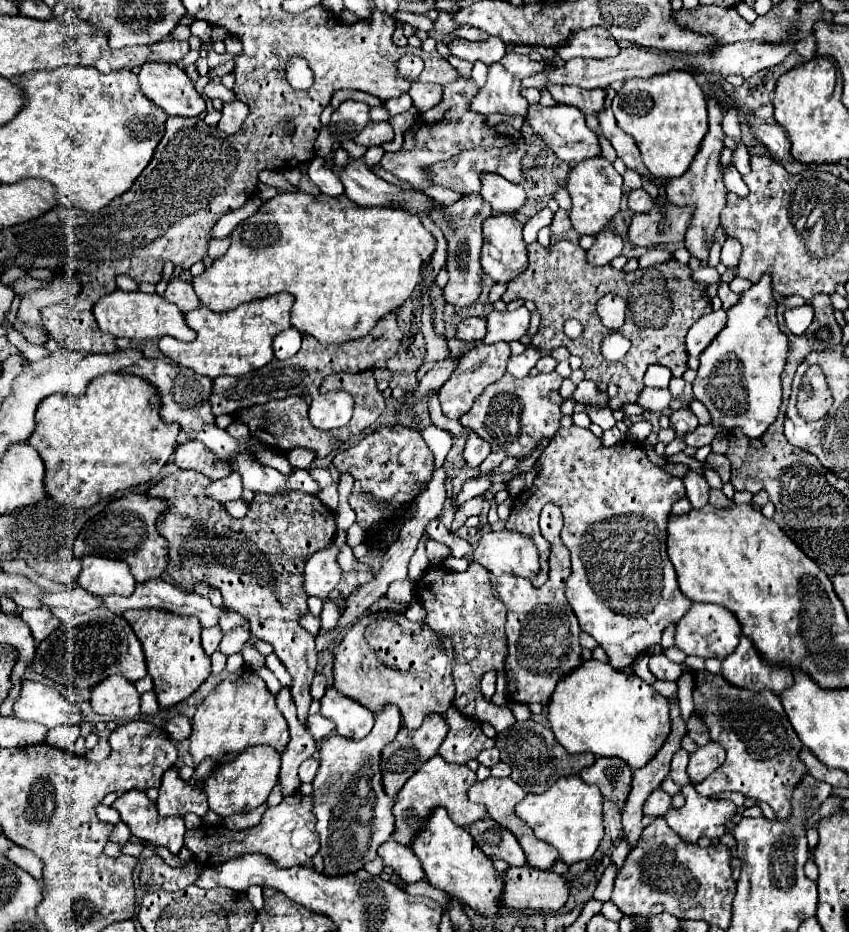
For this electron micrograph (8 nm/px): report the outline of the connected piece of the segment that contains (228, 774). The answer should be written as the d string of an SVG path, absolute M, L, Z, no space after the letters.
M251 746L243 750L235 760L215 768L213 774L207 778L205 792L209 798L209 808L221 818L227 818L231 814L249 812L261 806L275 788L275 784L279 782L279 766L281 766L281 754L275 748Z

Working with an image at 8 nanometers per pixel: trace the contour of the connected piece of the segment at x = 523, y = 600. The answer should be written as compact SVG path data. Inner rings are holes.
M547 504L541 512L541 534L553 542L553 550L549 554L549 580L543 588L533 588L529 580L515 580L515 576L497 578L499 598L507 606L507 700L515 700L519 704L539 702L547 706L557 682L583 662L583 648L579 644L581 628L563 592L565 578L571 574L571 568L569 552L561 542L561 528L563 518L559 508L555 504Z

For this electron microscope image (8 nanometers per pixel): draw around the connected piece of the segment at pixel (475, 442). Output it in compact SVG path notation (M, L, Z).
M469 432L467 446L465 446L465 452L463 452L465 464L471 466L471 468L477 468L489 456L489 452L491 452L489 444L485 440L479 440L479 436L473 436L473 432Z

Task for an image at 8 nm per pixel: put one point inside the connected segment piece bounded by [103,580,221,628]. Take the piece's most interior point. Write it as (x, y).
(159, 594)

